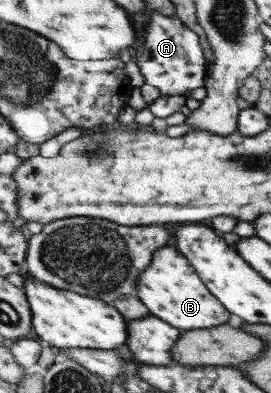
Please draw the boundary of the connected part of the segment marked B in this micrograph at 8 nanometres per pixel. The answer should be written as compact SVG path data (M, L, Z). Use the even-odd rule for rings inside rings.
M165 246L154 252L151 268L139 278L137 296L149 307L151 315L183 332L221 326L231 318L231 311L207 288L190 259L177 246Z

